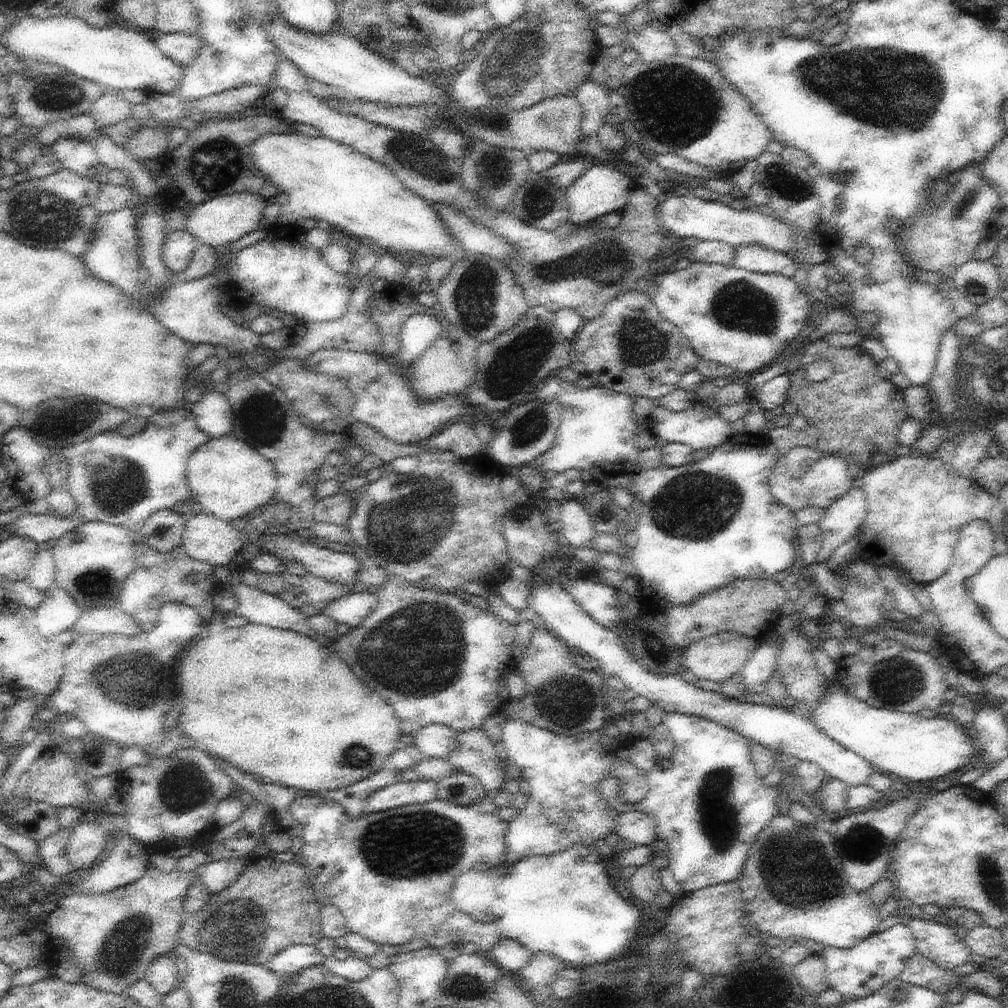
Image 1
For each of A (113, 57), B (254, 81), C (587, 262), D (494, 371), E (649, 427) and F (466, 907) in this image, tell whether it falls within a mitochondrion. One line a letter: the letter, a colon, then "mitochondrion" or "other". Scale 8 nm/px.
A: other
B: other
C: mitochondrion
D: mitochondrion
E: other
F: other

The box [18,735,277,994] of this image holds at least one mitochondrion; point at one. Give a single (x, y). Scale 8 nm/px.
(235, 929)

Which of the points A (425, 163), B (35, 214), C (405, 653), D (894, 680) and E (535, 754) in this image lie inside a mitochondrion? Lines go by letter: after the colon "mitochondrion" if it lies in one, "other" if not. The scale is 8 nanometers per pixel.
A: mitochondrion
B: mitochondrion
C: mitochondrion
D: mitochondrion
E: other

